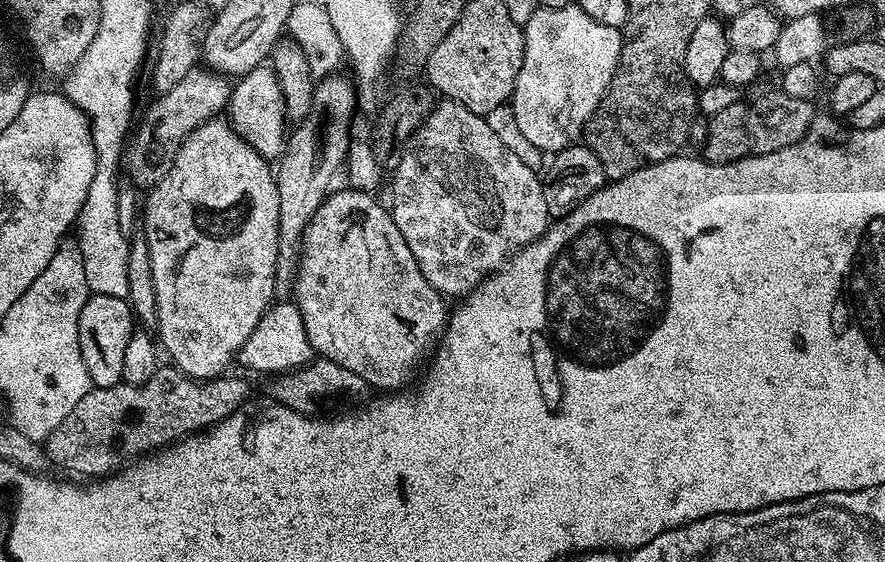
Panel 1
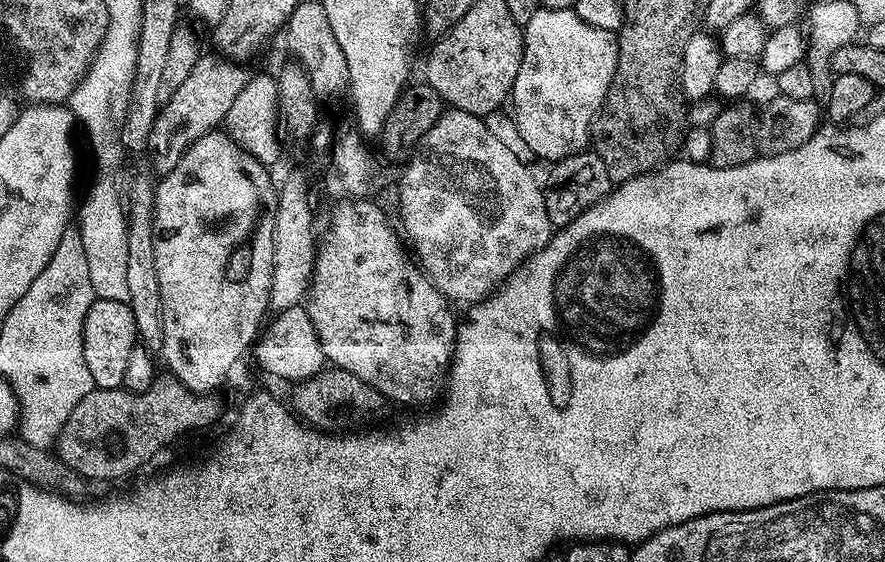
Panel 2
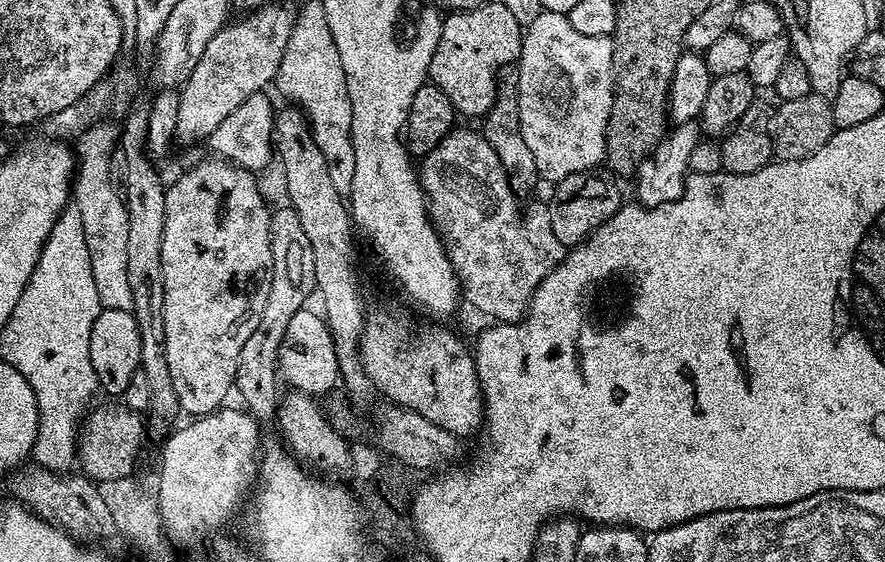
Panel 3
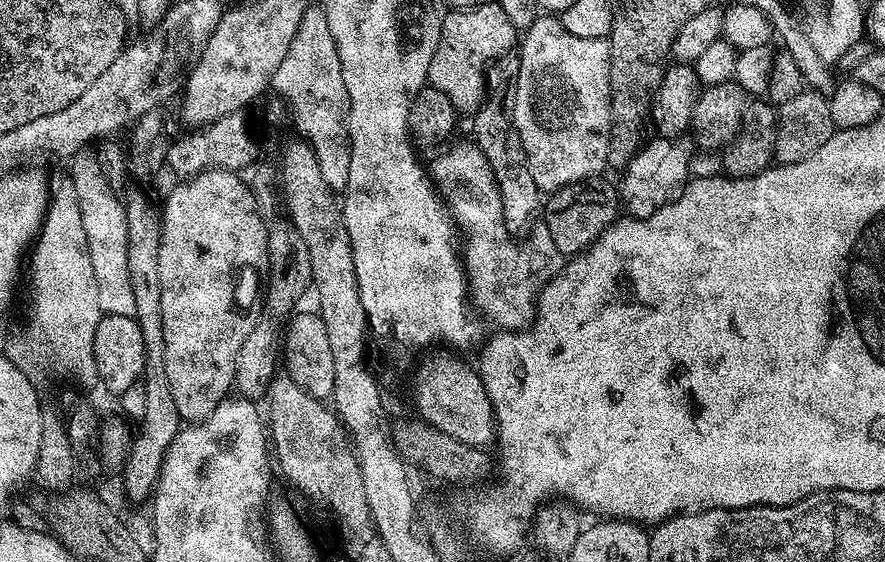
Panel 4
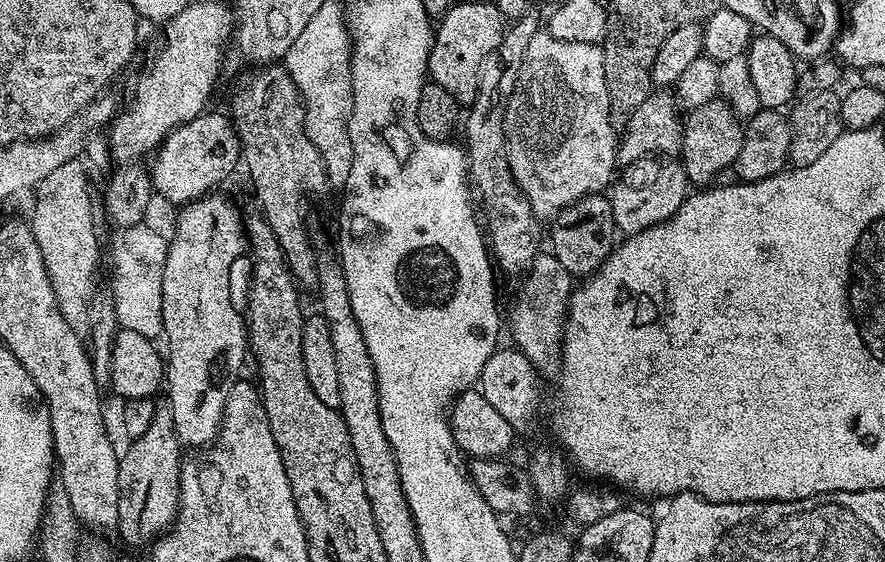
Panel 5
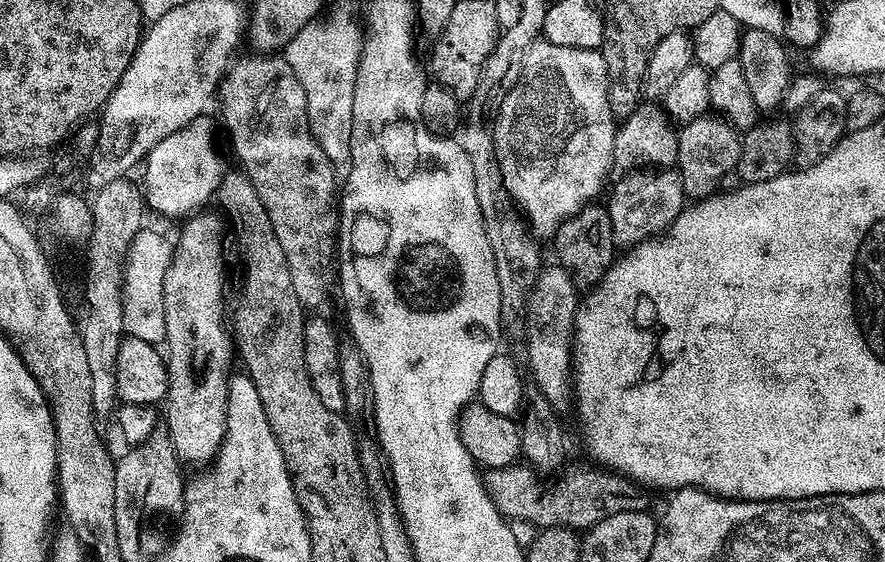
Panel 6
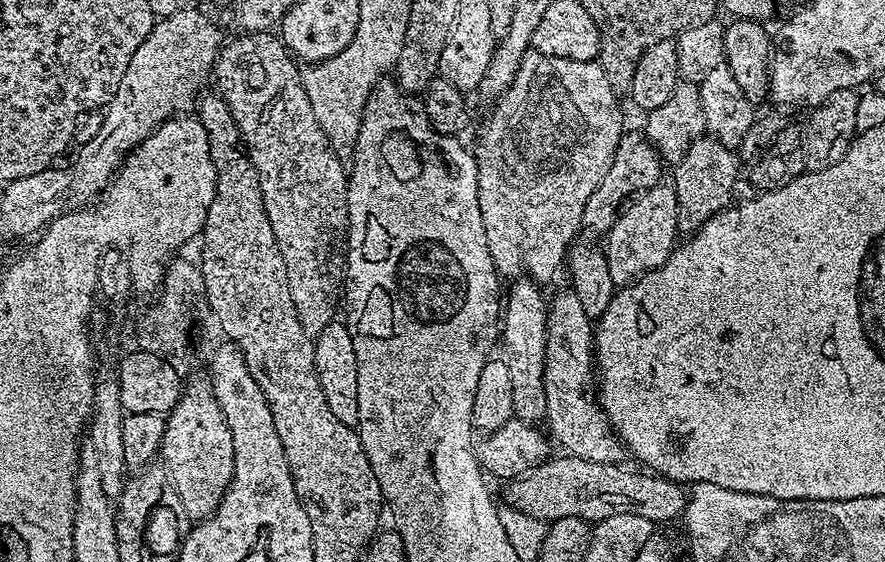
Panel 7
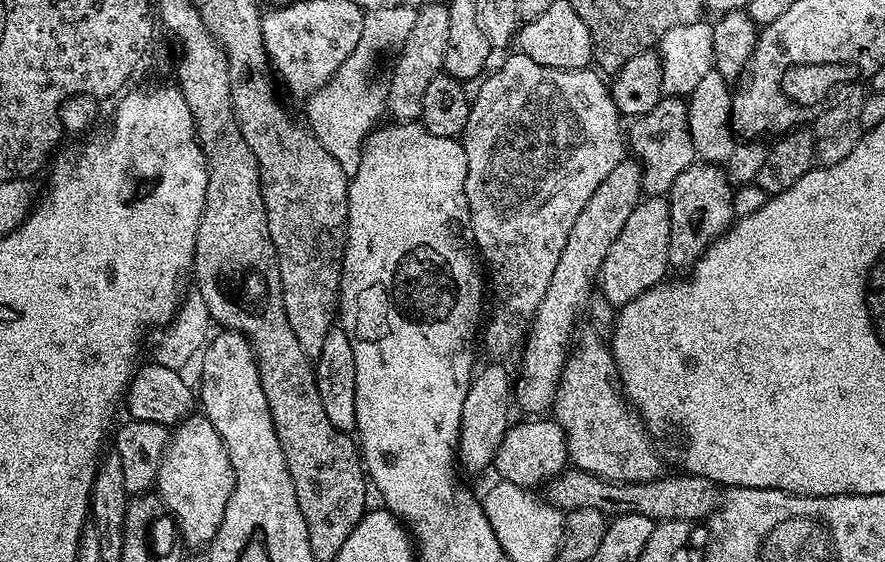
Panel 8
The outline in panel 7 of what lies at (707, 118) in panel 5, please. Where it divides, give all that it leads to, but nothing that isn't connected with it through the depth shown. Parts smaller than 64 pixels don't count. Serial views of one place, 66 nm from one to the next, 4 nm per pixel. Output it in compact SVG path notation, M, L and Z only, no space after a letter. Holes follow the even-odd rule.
M707 134L699 136L686 150L686 154L671 169L670 183L676 190L678 198L678 226L680 232L691 234L701 228L709 218L718 214L733 203L732 187L736 179L741 179L742 160L733 149L727 148L722 142L718 142L715 136Z

